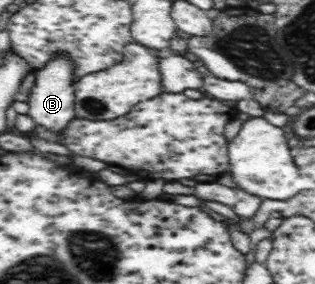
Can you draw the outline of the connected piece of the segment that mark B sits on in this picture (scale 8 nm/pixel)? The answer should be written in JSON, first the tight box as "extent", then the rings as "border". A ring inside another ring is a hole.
{"extent":[29,55,75,137],"border":[[[58,55],[58,57],[48,61],[42,69],[35,72],[35,86],[31,90],[29,111],[31,118],[34,118],[35,127],[43,127],[45,131],[51,133],[61,133],[57,137],[64,135],[64,129],[71,119],[75,118],[74,102],[75,93],[73,81],[73,63],[69,57]]]}

